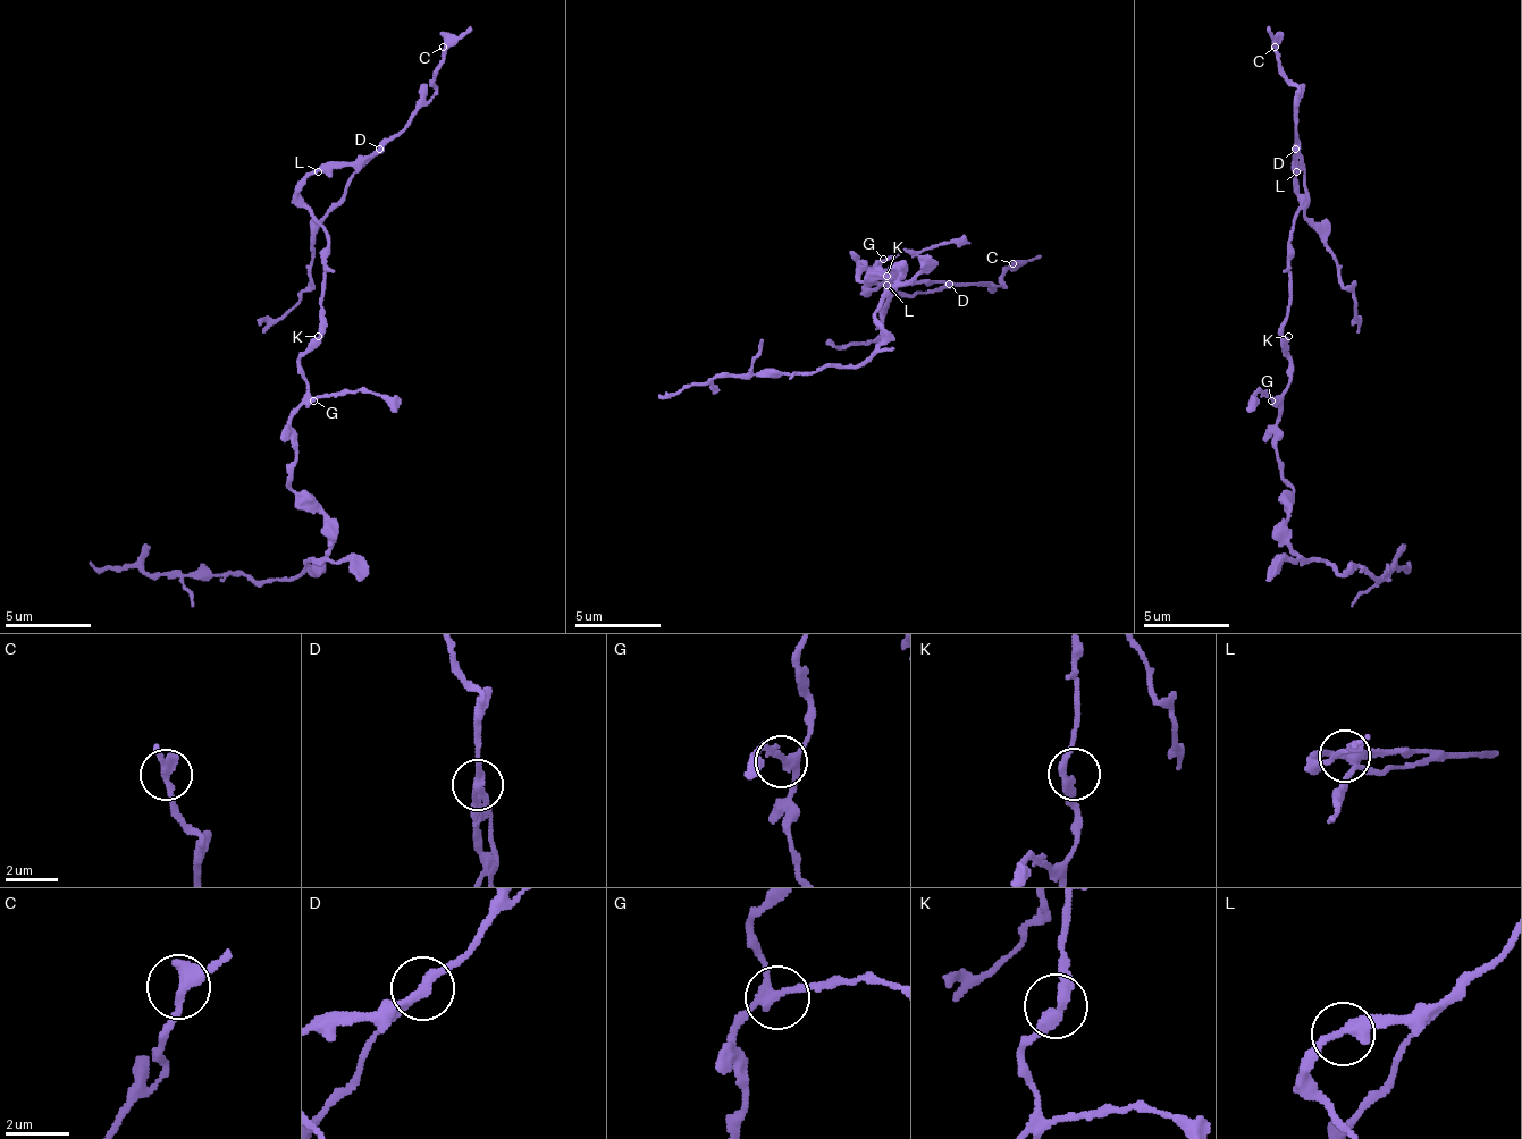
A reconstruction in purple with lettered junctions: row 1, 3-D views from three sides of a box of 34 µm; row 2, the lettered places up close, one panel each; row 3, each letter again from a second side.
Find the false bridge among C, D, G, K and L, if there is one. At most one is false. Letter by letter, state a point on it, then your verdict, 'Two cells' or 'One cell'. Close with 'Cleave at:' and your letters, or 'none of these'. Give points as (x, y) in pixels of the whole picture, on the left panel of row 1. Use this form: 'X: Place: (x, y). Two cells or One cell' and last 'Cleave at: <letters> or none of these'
C: Place: (443, 47). One cell
D: Place: (379, 149). Two cells
G: Place: (313, 401). One cell
K: Place: (318, 336). One cell
L: Place: (318, 171). One cell
Cleave at: D

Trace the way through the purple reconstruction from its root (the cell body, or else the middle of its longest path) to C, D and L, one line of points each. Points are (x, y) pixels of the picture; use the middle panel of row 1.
C: (874, 276), (886, 271), (896, 280), (874, 289), (869, 285), (951, 289), (995, 285), (1012, 263)
D: (874, 276), (886, 271), (896, 280), (874, 289), (869, 285), (930, 285), (934, 289), (948, 285)
L: (874, 276), (883, 276), (886, 271), (896, 280), (886, 280), (874, 289), (869, 285), (886, 285)

